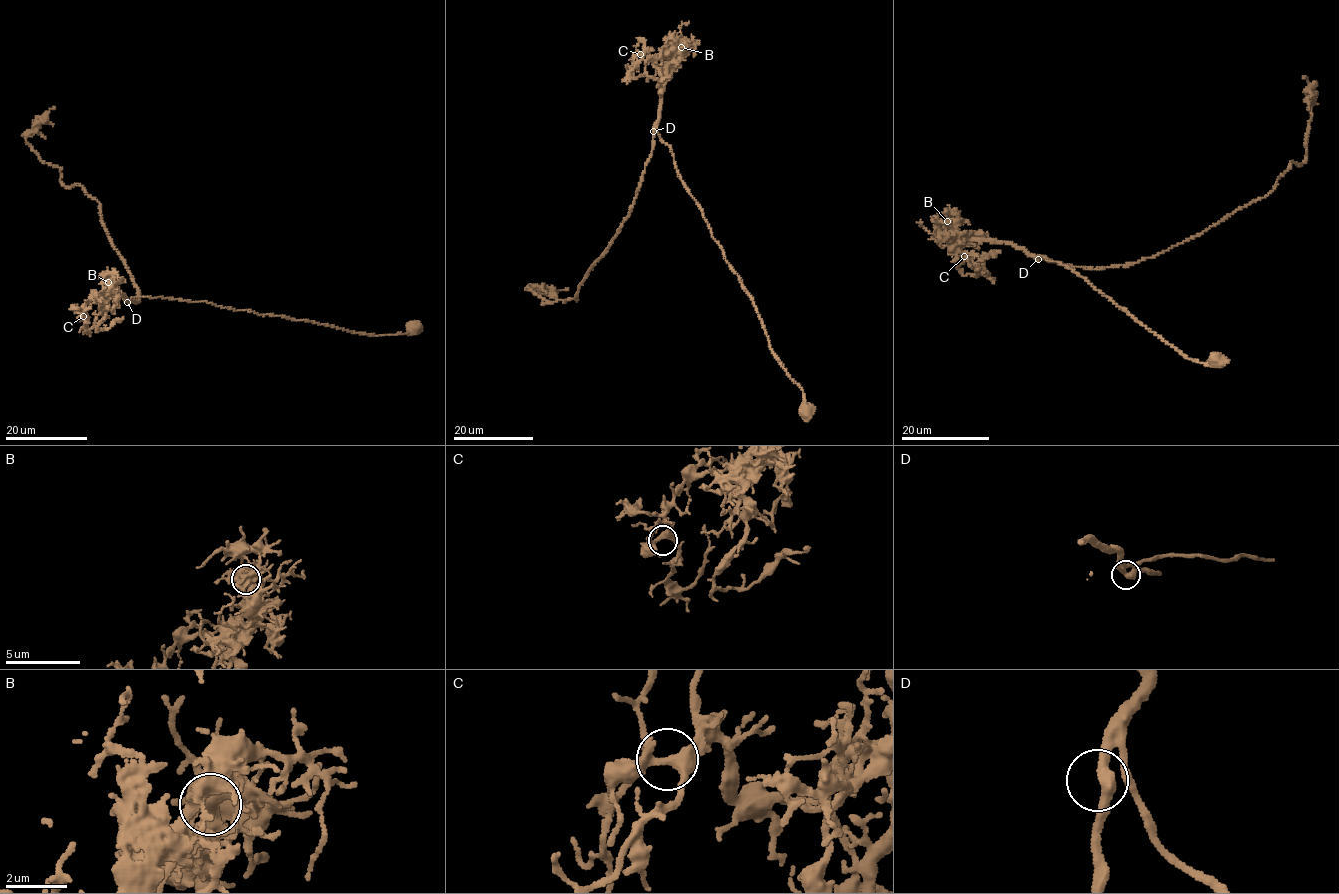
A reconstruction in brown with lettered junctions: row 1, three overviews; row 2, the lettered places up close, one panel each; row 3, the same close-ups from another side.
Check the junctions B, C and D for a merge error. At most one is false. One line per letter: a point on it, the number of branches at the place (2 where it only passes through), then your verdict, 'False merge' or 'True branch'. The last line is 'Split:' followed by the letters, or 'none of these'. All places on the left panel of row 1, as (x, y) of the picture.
B: Place: (108, 282). Branches: 4. False merge
C: Place: (83, 316). Branches: 4. True branch
D: Place: (127, 302). Branches: 2. True branch
Split: B

